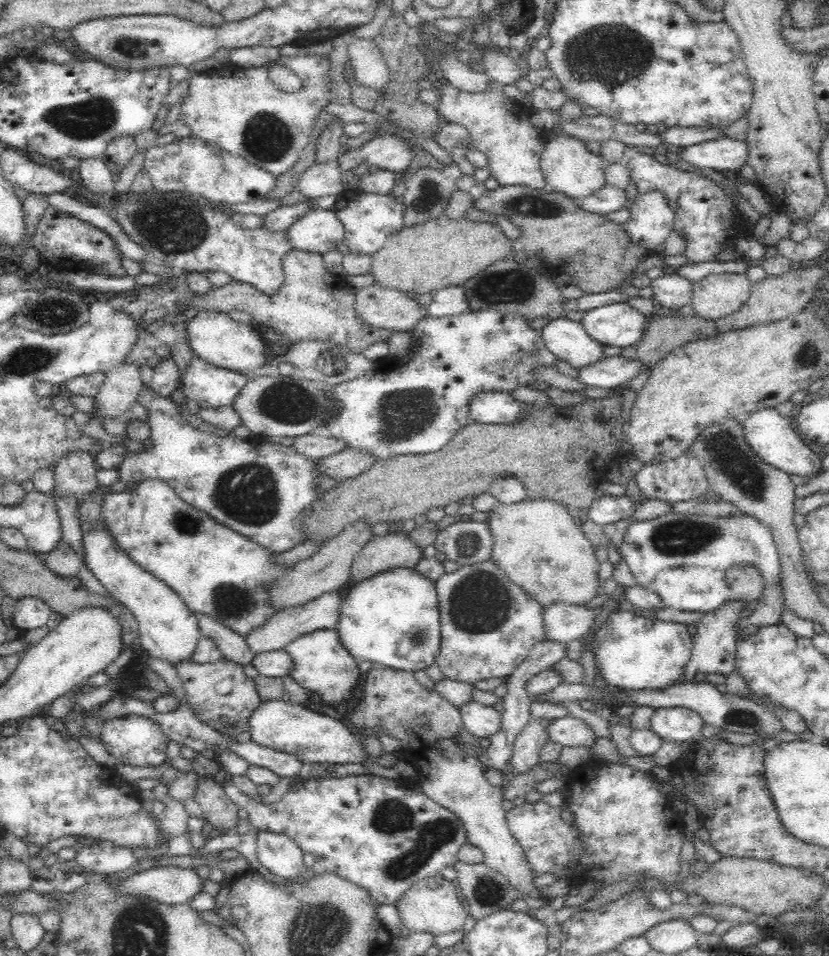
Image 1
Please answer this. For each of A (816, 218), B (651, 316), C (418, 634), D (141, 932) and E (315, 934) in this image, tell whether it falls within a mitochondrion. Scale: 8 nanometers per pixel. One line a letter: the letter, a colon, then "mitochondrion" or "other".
A: other
B: other
C: mitochondrion
D: mitochondrion
E: mitochondrion

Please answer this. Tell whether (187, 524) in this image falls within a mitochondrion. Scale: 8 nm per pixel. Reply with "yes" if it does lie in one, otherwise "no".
yes

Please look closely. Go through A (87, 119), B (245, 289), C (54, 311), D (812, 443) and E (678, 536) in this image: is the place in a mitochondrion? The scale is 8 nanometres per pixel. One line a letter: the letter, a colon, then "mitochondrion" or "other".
A: mitochondrion
B: other
C: mitochondrion
D: other
E: mitochondrion

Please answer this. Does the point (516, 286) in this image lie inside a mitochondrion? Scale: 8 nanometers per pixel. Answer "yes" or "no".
yes

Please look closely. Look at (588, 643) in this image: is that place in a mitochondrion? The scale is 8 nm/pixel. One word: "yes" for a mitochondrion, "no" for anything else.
no

